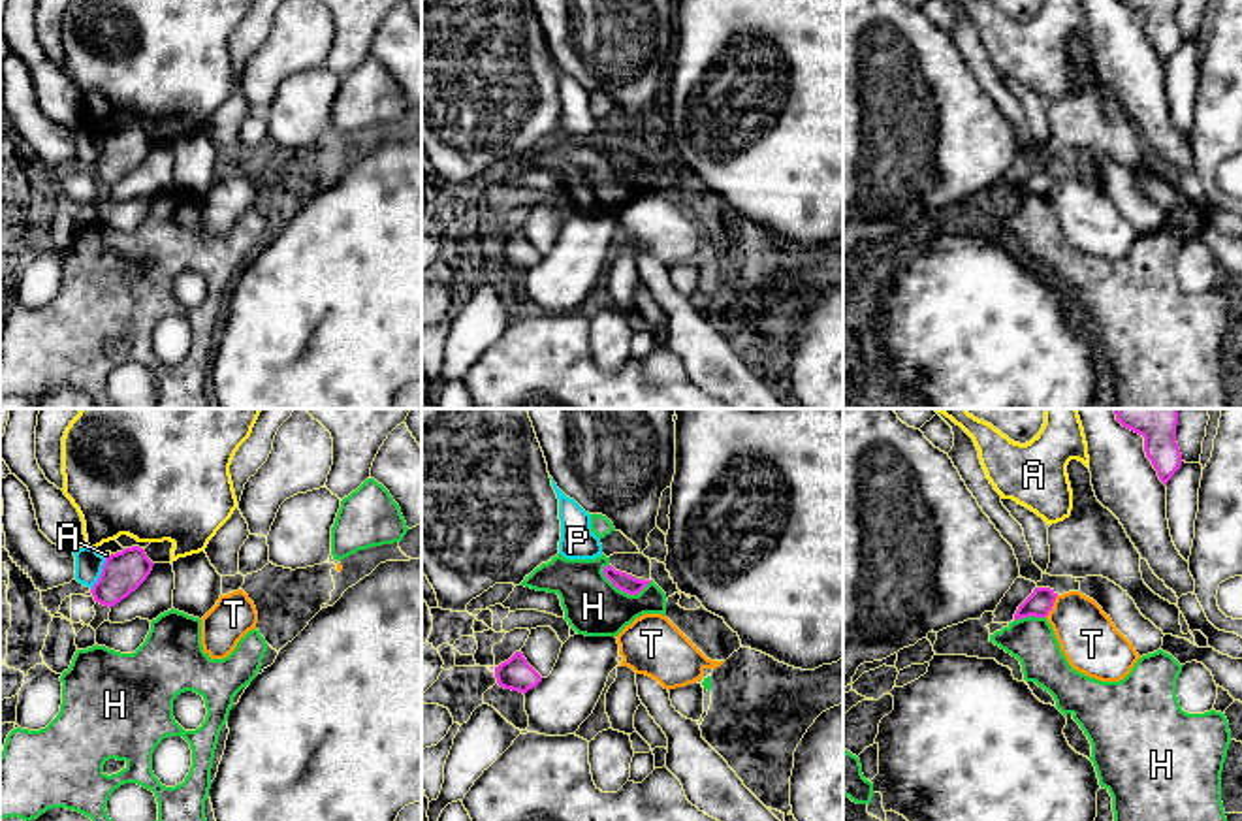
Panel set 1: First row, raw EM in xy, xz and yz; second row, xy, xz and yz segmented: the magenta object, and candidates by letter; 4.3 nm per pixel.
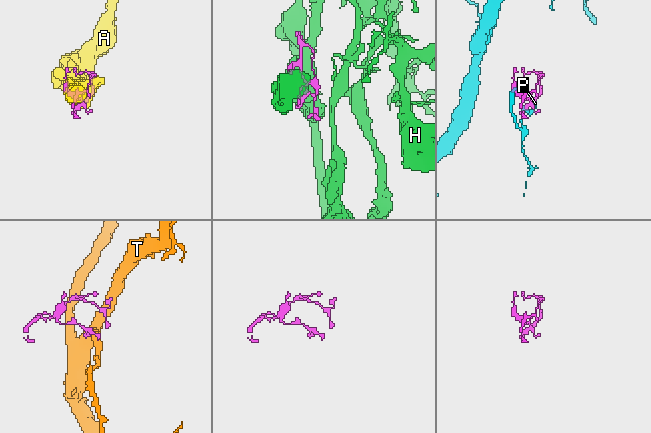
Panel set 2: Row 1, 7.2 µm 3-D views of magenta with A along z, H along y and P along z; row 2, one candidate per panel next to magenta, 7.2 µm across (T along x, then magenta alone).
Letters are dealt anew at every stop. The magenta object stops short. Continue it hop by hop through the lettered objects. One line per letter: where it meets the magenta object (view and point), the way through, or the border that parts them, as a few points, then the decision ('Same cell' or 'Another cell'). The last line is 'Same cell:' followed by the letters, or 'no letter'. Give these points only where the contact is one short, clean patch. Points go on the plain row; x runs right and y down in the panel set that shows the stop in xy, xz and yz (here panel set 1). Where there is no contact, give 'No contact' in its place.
A: Touches magenta at xy (110, 134). Another cell
H: Touches magenta at xz (627, 170). Boundary: xz (601, 149), (629, 172), (638, 172), (652, 159). Another cell
P: Touches magenta at xy (100, 153). Another cell
T: Touches magenta at yz (1052, 183). Boundary: yz (1058, 174), (1045, 194). Another cell
Same cell: no letter

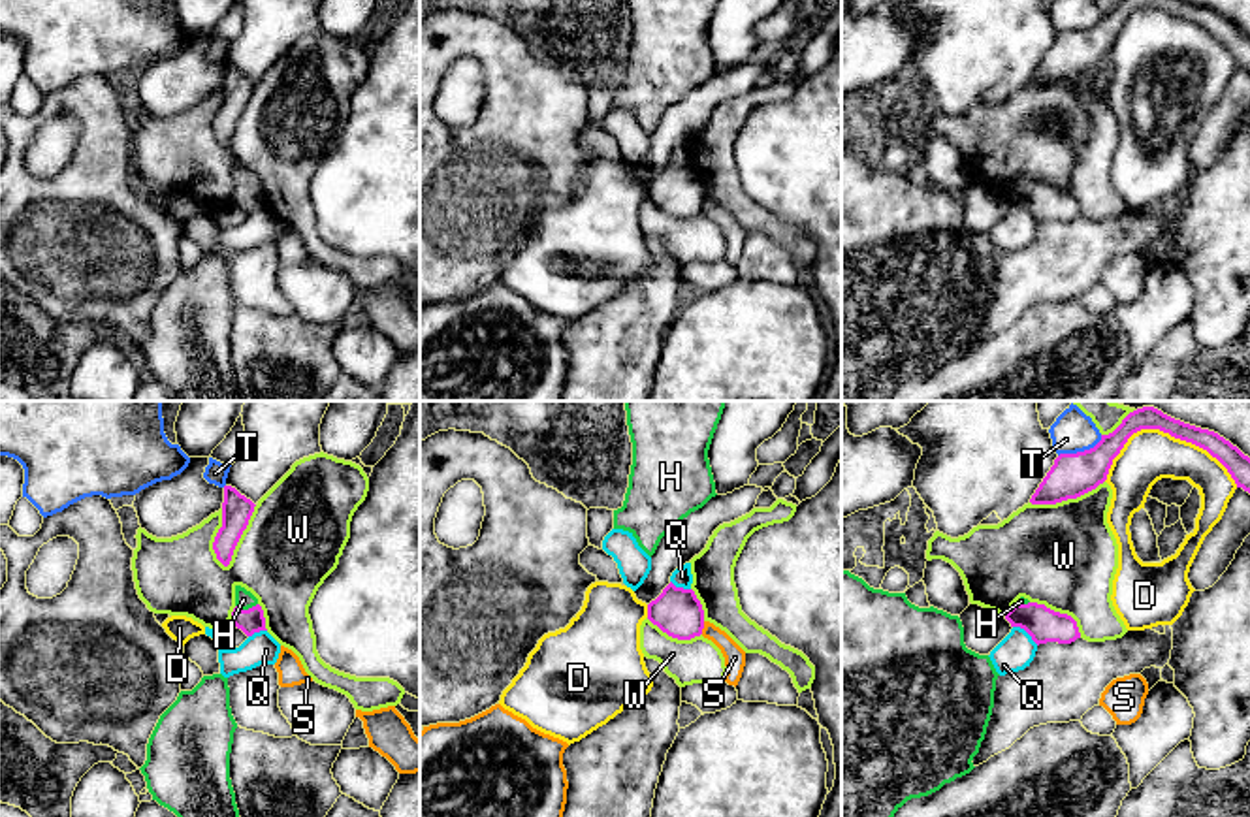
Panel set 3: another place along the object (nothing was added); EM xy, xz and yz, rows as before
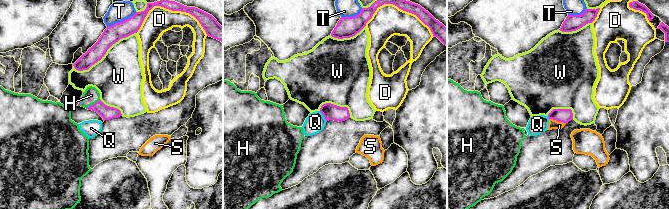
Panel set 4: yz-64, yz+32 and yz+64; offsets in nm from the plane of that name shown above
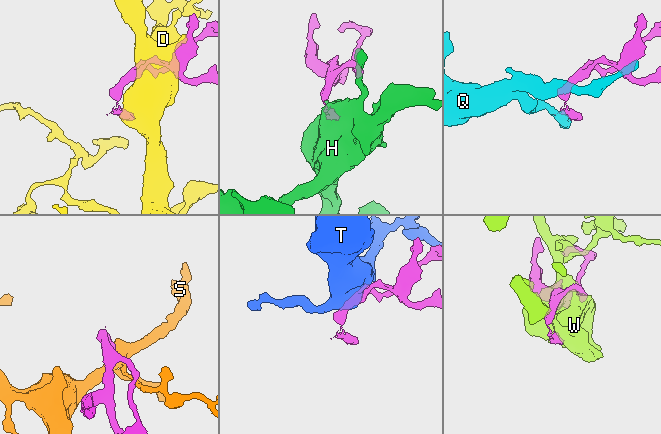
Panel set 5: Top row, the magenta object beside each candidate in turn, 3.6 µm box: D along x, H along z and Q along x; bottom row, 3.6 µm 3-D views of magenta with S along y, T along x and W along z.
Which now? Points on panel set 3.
D: Touches magenta at yz (1166, 10). Another cell
H: Touches magenta at xy (245, 189). Path across: xy (249, 200), (245, 189), (243, 177). Same cell
Q: Touches magenta at yz (1026, 209). Another cell
S: Touches magenta at xz (703, 206). Another cell
T: Touches magenta at yz (1081, 31). Another cell
W: Touches magenta at xy (240, 115). Another cell
Same cell: H

